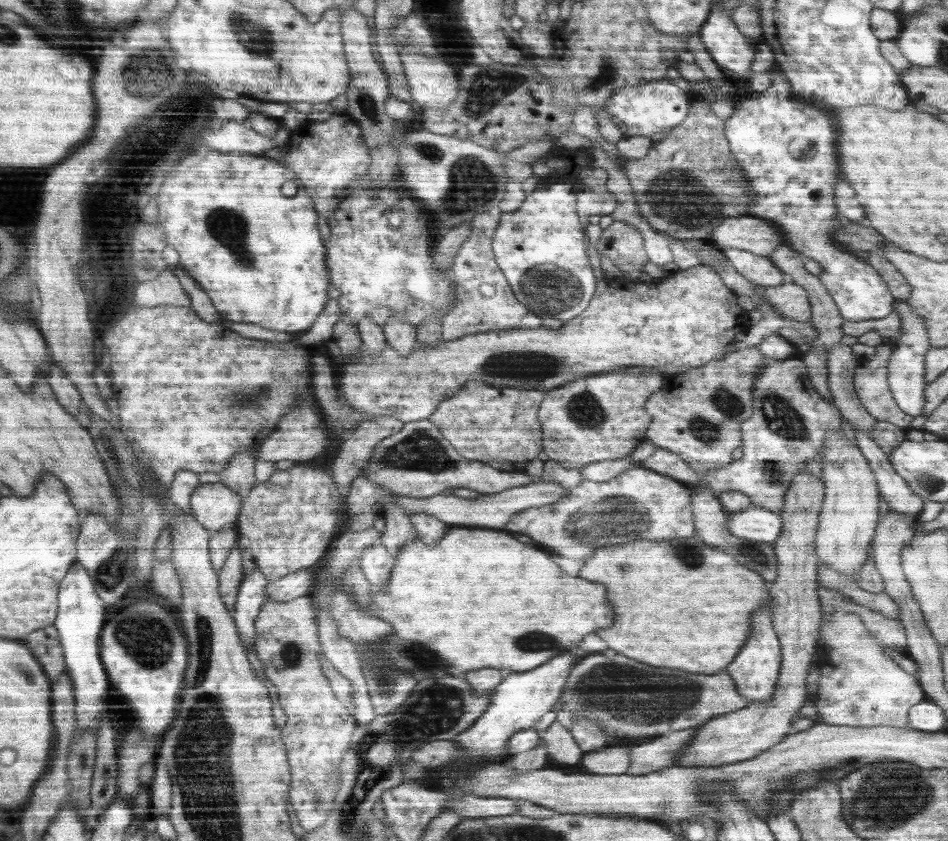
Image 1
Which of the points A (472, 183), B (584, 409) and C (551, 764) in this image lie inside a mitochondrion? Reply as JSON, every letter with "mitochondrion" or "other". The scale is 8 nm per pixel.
{"A":"mitochondrion","B":"mitochondrion","C":"other"}

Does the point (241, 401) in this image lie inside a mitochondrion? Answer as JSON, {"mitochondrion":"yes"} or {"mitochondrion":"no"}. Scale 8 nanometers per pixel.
{"mitochondrion":"yes"}

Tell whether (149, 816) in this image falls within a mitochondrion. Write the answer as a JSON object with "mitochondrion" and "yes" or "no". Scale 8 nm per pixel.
{"mitochondrion":"no"}

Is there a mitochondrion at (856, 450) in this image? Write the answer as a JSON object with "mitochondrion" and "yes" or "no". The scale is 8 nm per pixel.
{"mitochondrion":"no"}

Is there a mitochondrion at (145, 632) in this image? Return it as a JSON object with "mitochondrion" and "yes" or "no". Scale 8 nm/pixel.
{"mitochondrion":"yes"}

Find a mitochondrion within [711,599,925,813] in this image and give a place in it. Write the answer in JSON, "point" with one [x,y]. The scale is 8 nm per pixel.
{"point":[783,787]}

